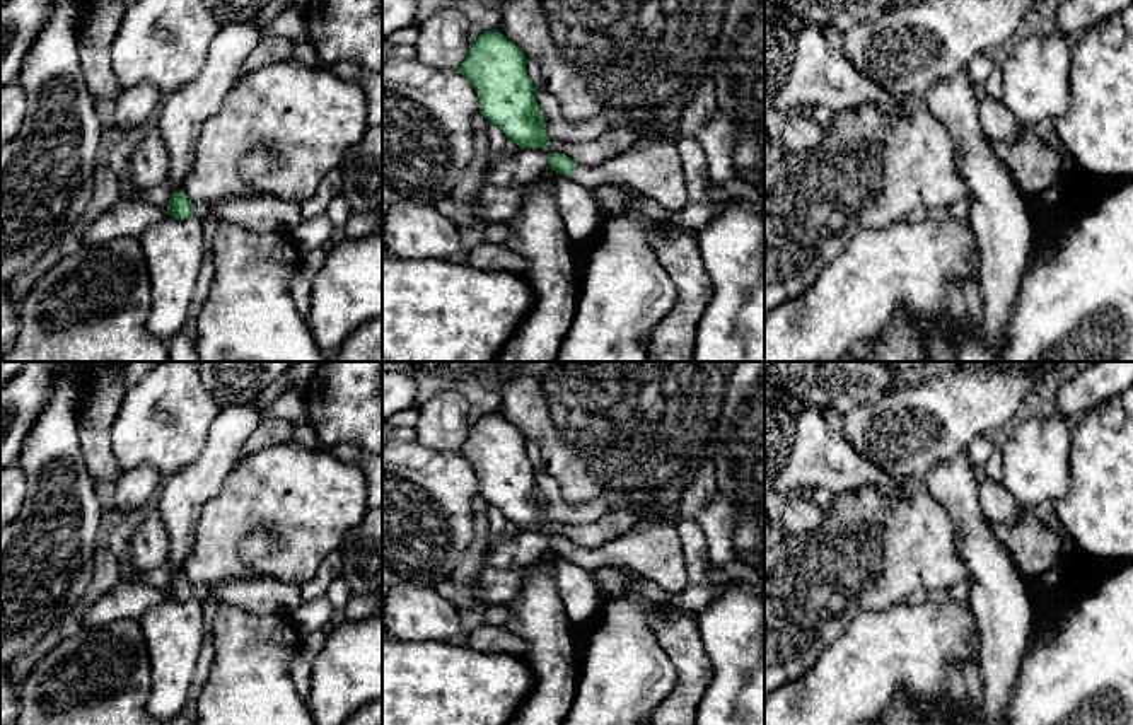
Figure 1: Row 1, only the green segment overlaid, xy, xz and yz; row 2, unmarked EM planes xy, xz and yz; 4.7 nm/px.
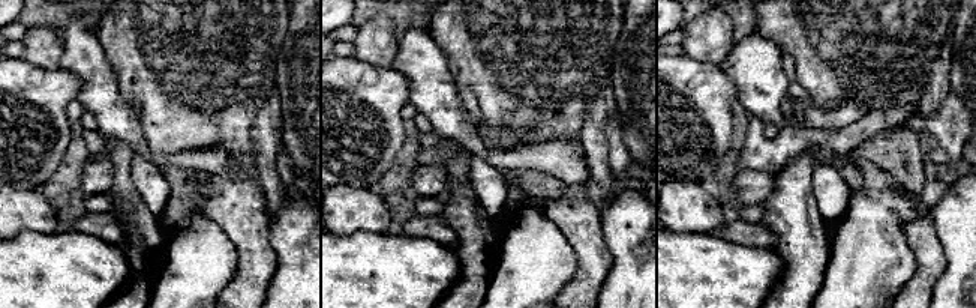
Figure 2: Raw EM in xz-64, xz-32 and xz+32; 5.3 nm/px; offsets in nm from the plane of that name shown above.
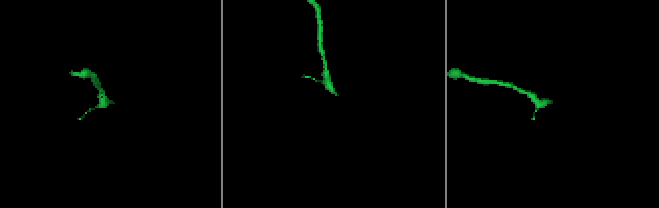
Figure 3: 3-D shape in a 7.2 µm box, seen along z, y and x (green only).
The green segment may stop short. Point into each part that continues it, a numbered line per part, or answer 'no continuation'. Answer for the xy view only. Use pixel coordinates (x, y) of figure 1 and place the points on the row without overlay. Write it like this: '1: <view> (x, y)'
1: xy (256, 594)

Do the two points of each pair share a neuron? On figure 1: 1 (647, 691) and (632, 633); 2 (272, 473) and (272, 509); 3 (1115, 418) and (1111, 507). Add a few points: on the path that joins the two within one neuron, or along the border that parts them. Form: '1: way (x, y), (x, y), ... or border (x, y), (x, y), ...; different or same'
1: way (633, 678), (632, 647); same
2: way (272, 481), (272, 500); same
3: way (1115, 440), (1115, 485); same

